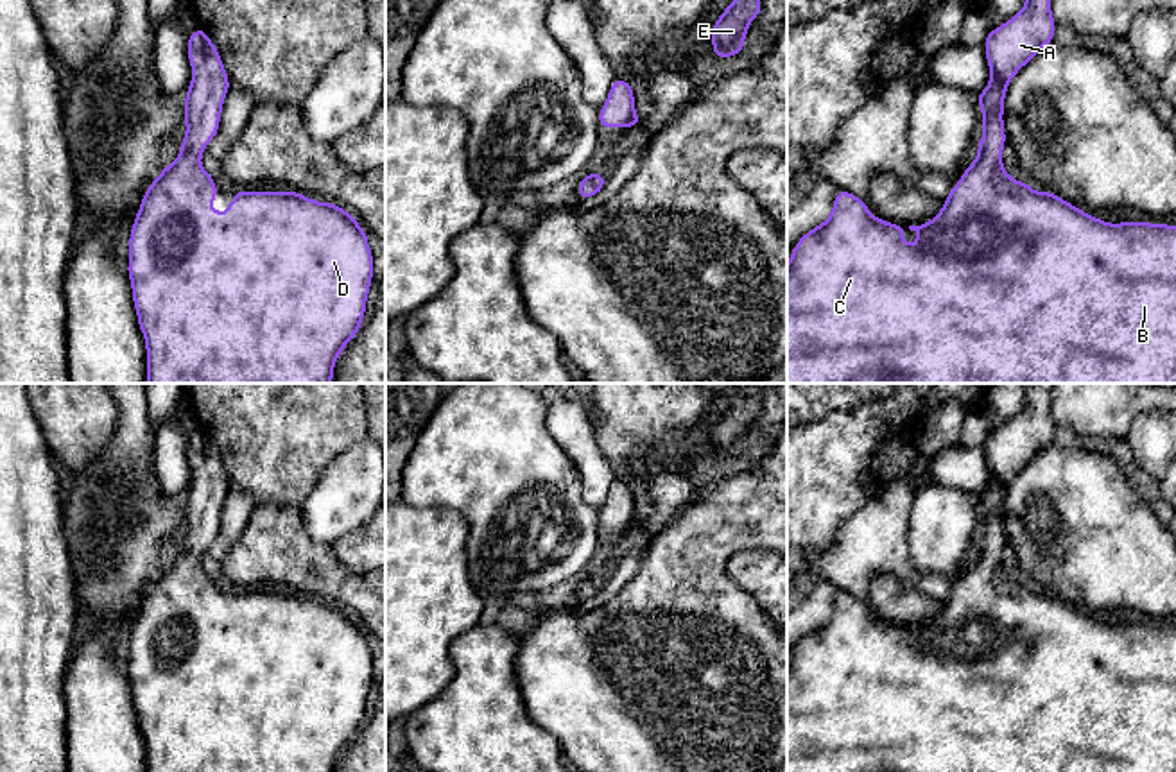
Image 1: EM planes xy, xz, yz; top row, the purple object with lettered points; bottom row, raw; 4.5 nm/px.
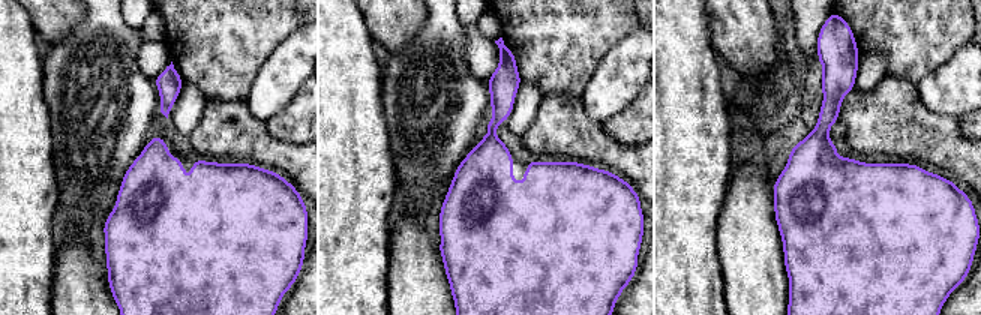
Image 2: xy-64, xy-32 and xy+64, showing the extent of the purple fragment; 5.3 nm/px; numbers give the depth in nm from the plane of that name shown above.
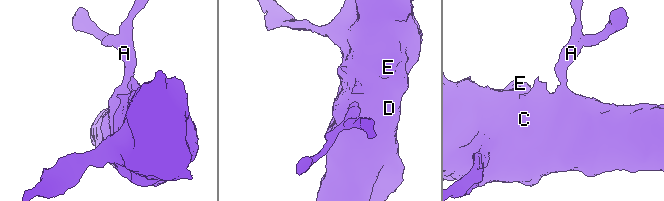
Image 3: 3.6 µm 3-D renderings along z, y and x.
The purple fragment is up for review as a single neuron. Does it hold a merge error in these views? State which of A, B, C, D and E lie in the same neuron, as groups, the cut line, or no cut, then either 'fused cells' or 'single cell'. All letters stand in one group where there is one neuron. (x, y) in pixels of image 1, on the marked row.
A B C D E | no cut | single cell

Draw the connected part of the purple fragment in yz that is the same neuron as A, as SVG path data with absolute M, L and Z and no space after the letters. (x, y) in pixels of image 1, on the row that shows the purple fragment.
M1025 0L1025 5L1006 23L988 32L984 39L986 61L990 66L990 82L984 91L977 93L977 102L982 113L981 127L984 134L977 143L977 158L961 174L956 186L950 186L948 197L943 202L939 213L921 226L909 226L918 235L916 244L904 242L904 226L889 224L877 219L866 206L866 201L859 199L852 192L839 190L834 199L830 217L805 233L794 245L787 263L787 383L1176 383L1176 226L1172 224L1151 224L1151 222L1129 222L1110 224L1085 213L1081 208L1072 206L1052 192L1034 192L1027 181L1020 183L1013 179L1002 165L1002 150L1006 145L1004 133L1004 99L1011 79L1024 68L1043 47L1054 41L1056 21L1051 11L1051 0Z

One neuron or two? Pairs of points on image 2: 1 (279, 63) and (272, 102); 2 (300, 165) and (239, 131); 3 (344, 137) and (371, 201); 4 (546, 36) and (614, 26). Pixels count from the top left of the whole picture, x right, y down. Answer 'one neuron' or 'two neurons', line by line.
1: one neuron
2: one neuron
3: one neuron
4: one neuron

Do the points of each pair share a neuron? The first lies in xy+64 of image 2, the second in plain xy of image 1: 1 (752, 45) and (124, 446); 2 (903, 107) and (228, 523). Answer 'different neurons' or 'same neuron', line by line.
1: different neurons
2: different neurons

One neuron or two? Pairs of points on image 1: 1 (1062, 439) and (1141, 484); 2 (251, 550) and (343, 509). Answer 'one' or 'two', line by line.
1: one
2: two

